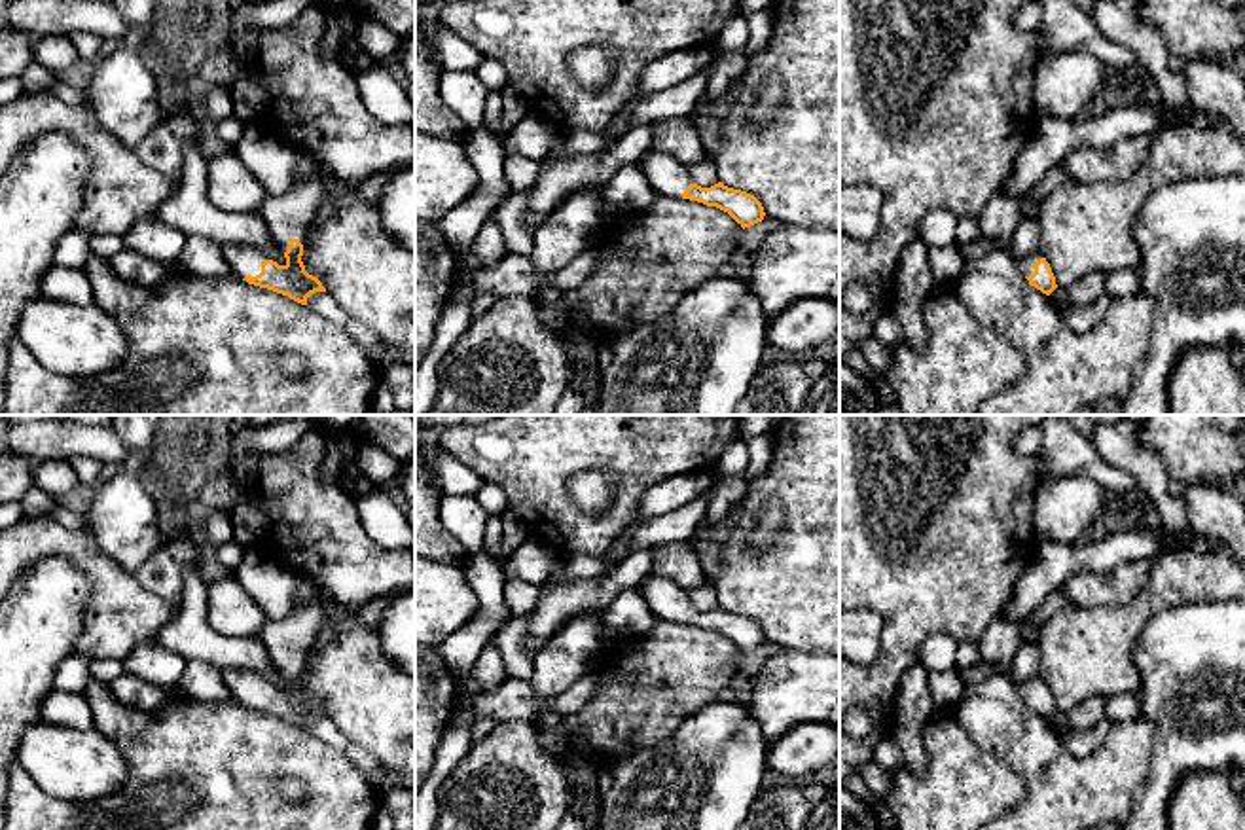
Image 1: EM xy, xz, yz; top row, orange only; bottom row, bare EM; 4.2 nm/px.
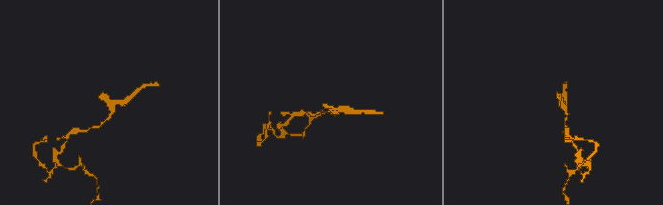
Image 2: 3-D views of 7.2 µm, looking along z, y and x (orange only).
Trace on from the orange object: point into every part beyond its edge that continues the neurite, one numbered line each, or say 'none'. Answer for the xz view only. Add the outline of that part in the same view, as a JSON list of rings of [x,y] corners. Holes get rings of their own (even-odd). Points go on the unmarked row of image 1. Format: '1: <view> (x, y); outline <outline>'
1: xz (667, 599); outline [[[648,574],[639,582],[639,591],[648,601],[658,620],[680,623],[690,608],[694,608],[688,591],[675,580]]]

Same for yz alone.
1: yz (1026, 688); outline [[[1035,677],[1031,680],[1025,680],[1021,684],[1018,684],[1018,692],[1021,695],[1023,701],[1031,701],[1035,697],[1033,690],[1042,682],[1040,677]]]

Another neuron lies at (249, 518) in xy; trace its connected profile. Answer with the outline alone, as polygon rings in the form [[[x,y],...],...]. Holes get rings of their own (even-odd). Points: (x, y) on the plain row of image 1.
[[[246,487],[243,498],[229,514],[233,523],[233,534],[244,548],[263,542],[269,527],[267,510],[262,502],[262,493],[254,487]]]

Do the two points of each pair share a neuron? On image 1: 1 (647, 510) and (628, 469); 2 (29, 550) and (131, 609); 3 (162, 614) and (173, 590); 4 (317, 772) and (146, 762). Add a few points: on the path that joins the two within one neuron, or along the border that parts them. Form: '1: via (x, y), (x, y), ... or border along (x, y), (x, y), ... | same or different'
1: border along (679, 474), (656, 482), (616, 537) | different
2: via (55, 544), (72, 544), (110, 582) | same
3: border along (133, 575), (146, 590), (179, 609) | different
4: via (275, 762), (188, 762) | same

